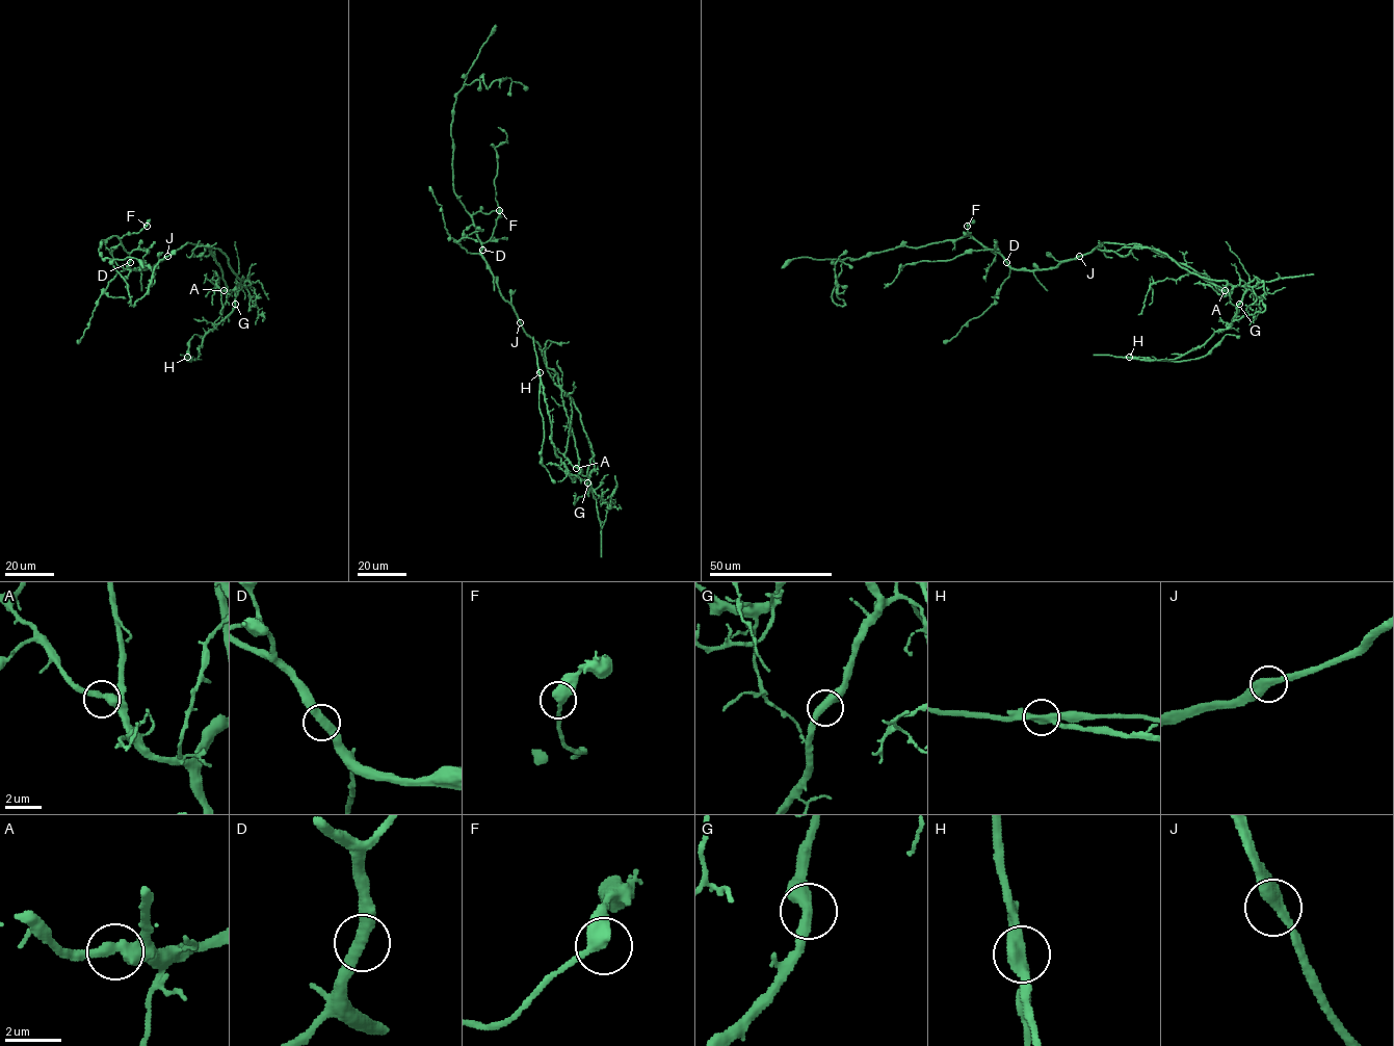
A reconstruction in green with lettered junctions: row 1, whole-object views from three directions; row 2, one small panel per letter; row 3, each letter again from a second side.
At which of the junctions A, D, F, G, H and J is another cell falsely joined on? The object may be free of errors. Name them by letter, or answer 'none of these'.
H

